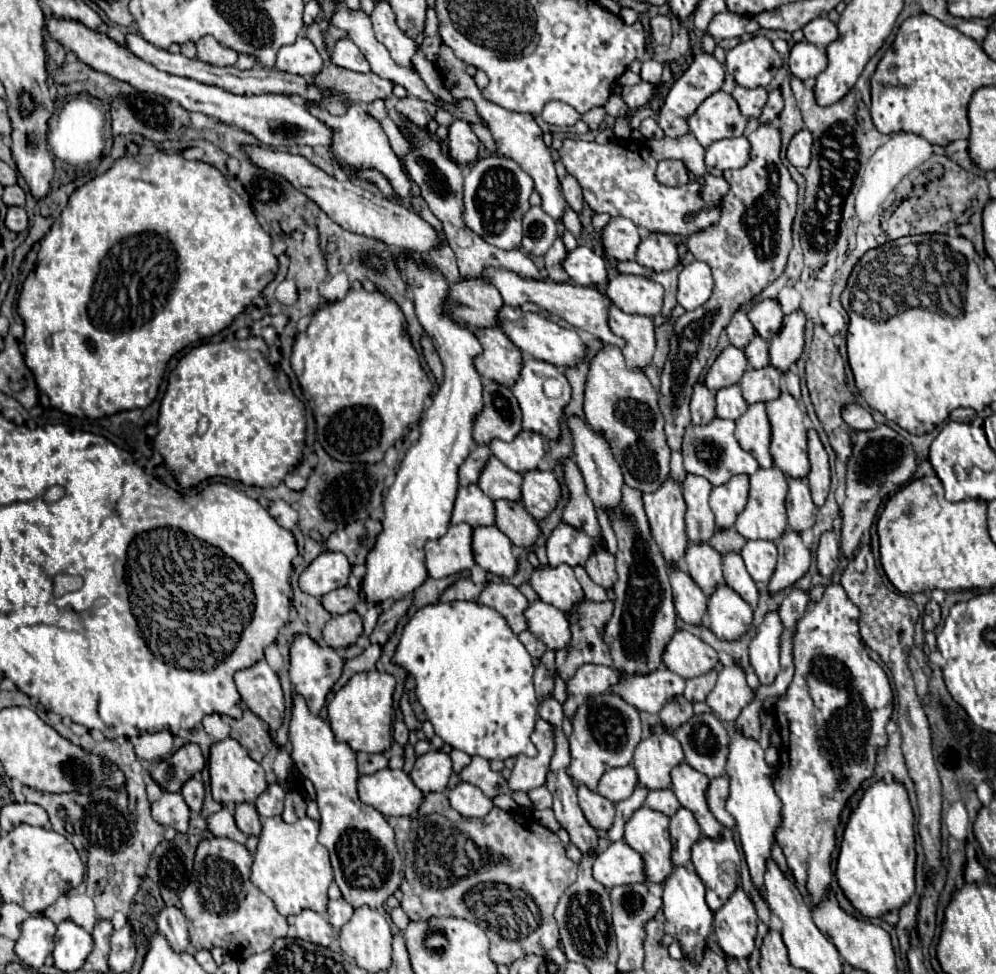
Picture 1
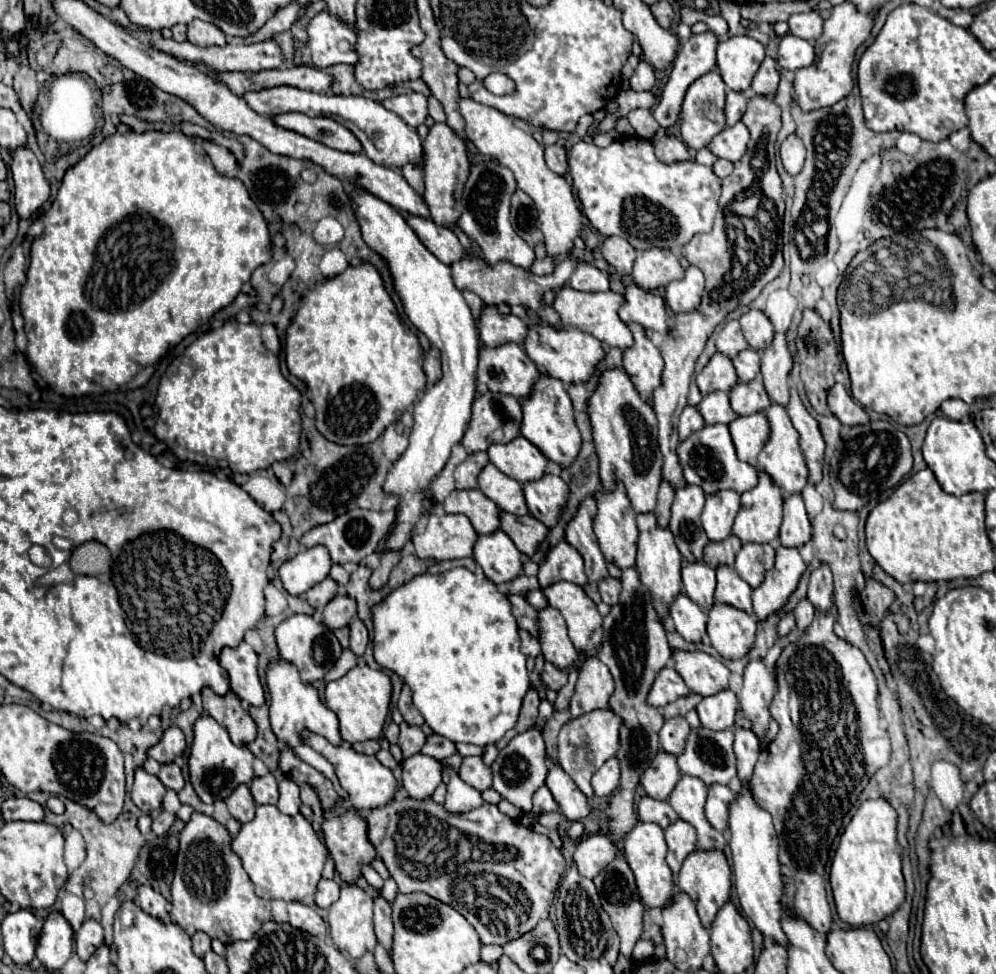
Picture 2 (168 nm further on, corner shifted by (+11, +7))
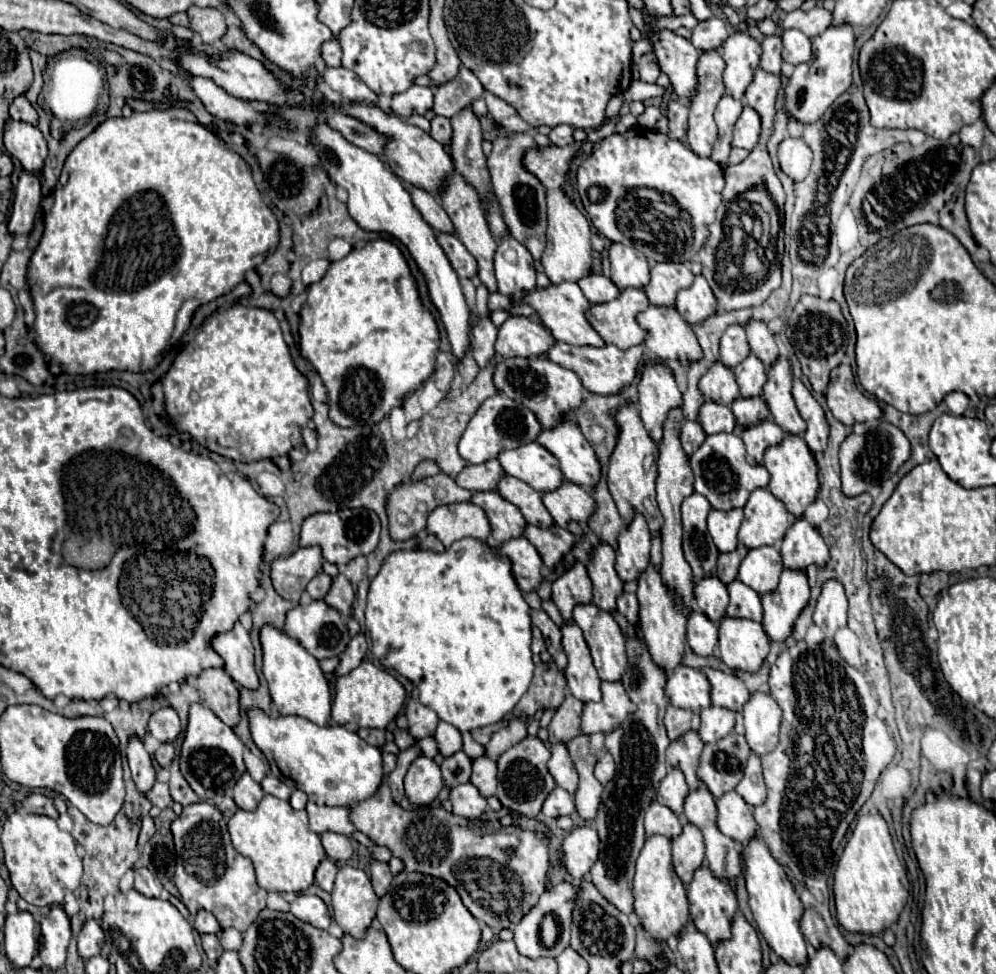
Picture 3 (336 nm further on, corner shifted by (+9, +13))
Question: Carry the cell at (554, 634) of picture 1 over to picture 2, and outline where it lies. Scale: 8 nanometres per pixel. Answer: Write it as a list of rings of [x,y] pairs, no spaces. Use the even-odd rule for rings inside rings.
[[[547,607],[539,611],[539,629],[541,629],[541,647],[547,661],[551,661],[555,667],[559,667],[565,673],[571,673],[577,667],[579,653],[575,651],[569,635],[567,635],[567,623],[561,617],[561,613],[553,607]]]

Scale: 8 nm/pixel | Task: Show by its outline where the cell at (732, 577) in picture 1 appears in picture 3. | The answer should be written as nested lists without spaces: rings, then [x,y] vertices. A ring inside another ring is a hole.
[[[733,579],[727,585],[727,591],[729,591],[729,607],[727,607],[729,617],[747,617],[753,621],[761,621],[763,609],[757,591],[749,589],[749,585],[741,583],[739,579]]]

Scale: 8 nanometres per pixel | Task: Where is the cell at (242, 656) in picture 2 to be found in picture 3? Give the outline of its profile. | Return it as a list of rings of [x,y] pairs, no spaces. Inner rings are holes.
[[[237,623],[227,633],[215,635],[211,645],[223,657],[225,671],[231,675],[231,679],[237,685],[241,685],[245,689],[259,687],[259,677],[257,677],[255,665],[253,665],[253,643],[241,623]]]

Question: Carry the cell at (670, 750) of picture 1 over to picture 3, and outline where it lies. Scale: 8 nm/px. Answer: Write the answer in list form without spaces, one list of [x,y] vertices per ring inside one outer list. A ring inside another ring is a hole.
[[[671,767],[669,773],[663,777],[663,781],[659,783],[657,789],[657,801],[665,807],[669,807],[671,811],[675,811],[677,815],[683,815],[683,799],[689,791],[689,785],[681,773],[681,769]]]

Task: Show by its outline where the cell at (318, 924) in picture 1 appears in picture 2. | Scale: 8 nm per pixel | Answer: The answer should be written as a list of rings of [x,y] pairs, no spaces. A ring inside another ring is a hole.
[[[291,901],[287,905],[287,909],[289,909],[289,923],[293,927],[297,927],[301,931],[307,931],[311,935],[317,935],[317,937],[325,937],[327,925],[315,909],[311,909],[311,907],[307,907],[299,901]]]

